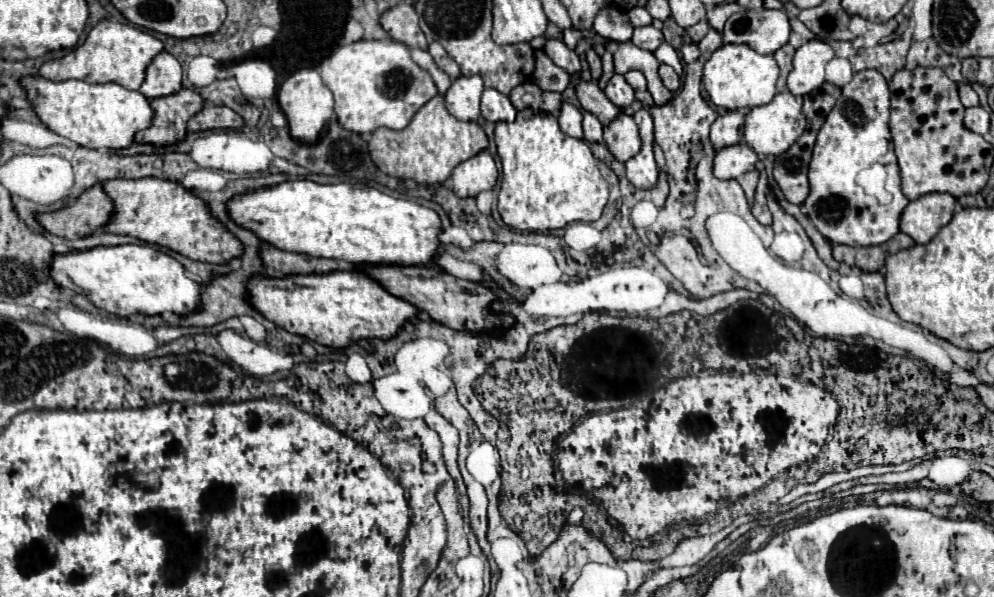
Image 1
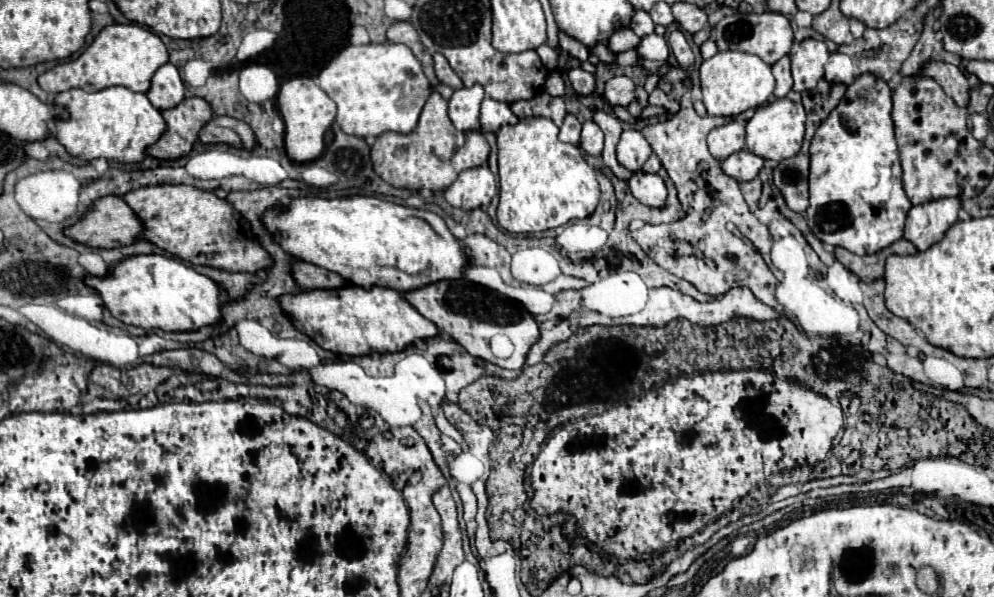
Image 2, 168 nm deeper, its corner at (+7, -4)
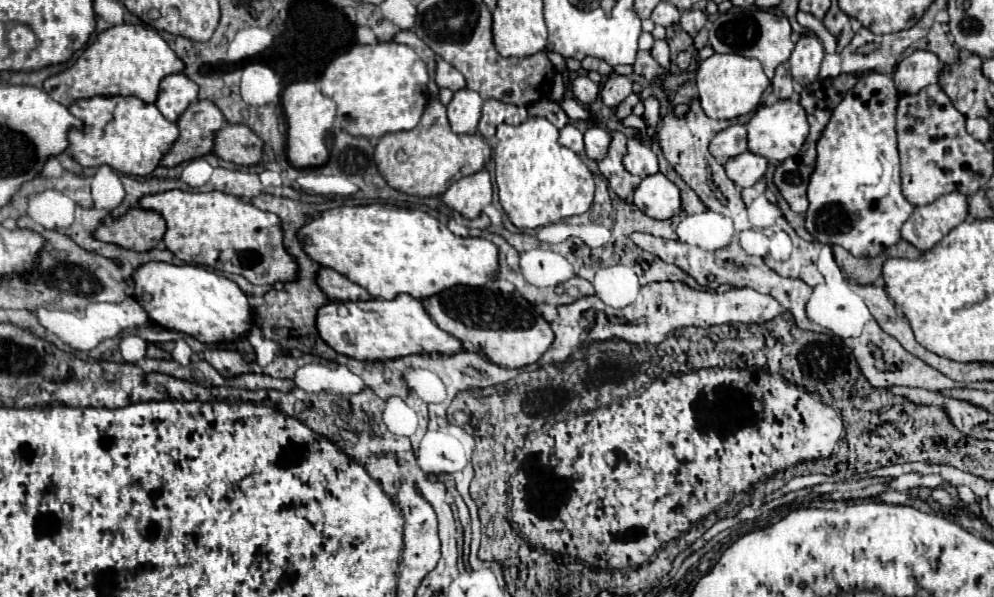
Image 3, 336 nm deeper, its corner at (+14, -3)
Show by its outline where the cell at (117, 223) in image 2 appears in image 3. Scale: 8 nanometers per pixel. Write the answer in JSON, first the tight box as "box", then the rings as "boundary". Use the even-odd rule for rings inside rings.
{"box":[96,209,166,251],"boundary":[[[130,209],[124,217],[116,219],[112,225],[102,225],[96,235],[106,243],[120,245],[132,251],[154,249],[166,233],[166,221],[160,213],[150,209]]]}

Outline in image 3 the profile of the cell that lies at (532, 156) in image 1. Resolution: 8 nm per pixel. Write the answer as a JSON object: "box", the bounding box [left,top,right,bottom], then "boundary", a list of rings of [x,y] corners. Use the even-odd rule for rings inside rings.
{"box":[494,117,594,229],"boundary":[[[530,117],[526,123],[512,127],[506,123],[498,125],[496,131],[496,149],[494,149],[494,163],[496,163],[496,185],[500,193],[500,203],[508,213],[510,221],[518,229],[536,229],[550,223],[558,223],[572,215],[582,215],[590,209],[594,199],[594,175],[582,163],[582,159],[562,147],[558,143],[558,129],[544,117]]]}

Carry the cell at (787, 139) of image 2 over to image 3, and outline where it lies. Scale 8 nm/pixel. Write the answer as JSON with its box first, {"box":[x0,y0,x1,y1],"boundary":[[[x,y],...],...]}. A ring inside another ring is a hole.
{"box":[746,99,810,163],"boundary":[[[792,99],[776,101],[774,105],[762,105],[746,127],[748,127],[748,149],[756,155],[762,155],[778,163],[782,163],[788,157],[794,157],[804,145],[810,131],[804,107]]]}

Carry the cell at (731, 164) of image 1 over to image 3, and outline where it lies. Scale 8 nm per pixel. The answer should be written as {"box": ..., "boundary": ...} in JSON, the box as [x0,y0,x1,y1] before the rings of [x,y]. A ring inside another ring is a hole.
{"box":[726,151,768,187],"boundary":[[[750,151],[728,159],[726,163],[726,173],[728,177],[738,185],[738,187],[752,187],[756,181],[760,181],[764,177],[768,169],[768,159],[754,155]]]}

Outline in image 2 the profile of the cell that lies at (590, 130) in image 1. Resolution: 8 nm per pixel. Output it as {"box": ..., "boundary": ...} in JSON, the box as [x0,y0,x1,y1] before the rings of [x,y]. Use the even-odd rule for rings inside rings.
{"box":[579,120,603,156],"boundary":[[[587,120],[583,124],[579,148],[585,154],[591,154],[591,156],[599,156],[603,152],[603,132],[601,132],[601,128],[593,120]]]}

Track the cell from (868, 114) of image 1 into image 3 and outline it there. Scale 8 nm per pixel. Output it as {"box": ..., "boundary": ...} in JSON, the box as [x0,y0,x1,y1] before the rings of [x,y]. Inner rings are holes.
{"box":[806,73,914,257],"boundary":[[[882,73],[862,75],[858,85],[834,109],[830,123],[826,125],[826,131],[818,141],[816,169],[808,185],[810,207],[806,213],[806,229],[820,243],[842,245],[854,257],[878,257],[884,249],[896,245],[902,239],[900,235],[902,225],[914,211],[914,207],[904,199],[900,189],[900,161],[898,161],[896,129],[894,129],[898,99],[900,93],[896,91],[890,75],[882,75]]]}

